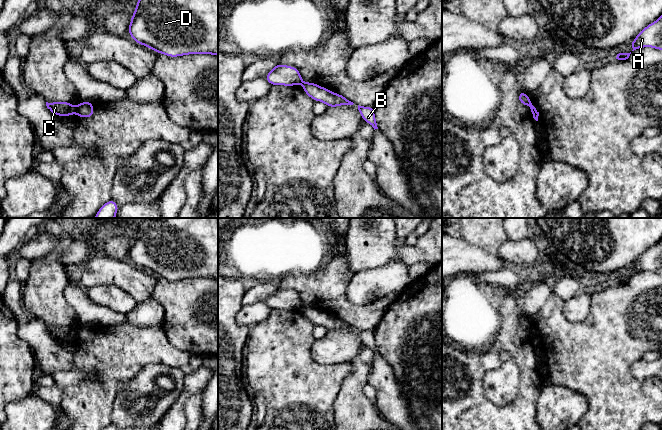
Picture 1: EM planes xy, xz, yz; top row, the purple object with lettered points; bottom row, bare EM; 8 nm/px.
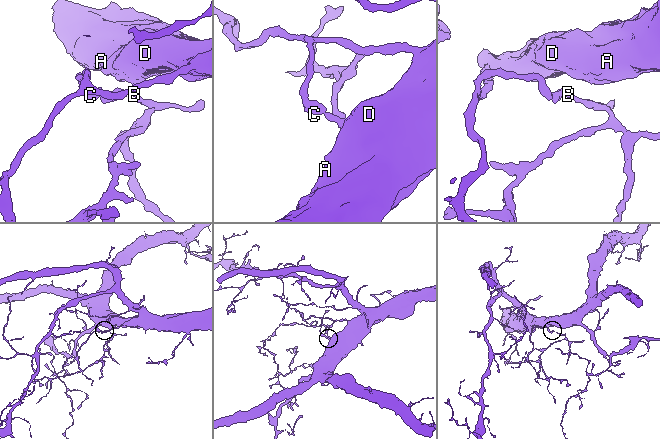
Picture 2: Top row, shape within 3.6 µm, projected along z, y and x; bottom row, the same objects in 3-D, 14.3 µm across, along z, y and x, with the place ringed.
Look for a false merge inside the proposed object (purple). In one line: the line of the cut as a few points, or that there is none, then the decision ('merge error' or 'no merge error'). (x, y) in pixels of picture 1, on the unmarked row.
cut in xy along (76, 332), (74, 335); merge error

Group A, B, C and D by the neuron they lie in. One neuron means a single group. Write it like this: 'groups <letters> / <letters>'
groups A C D / B

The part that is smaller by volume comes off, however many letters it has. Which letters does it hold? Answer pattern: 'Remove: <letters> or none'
Remove: B

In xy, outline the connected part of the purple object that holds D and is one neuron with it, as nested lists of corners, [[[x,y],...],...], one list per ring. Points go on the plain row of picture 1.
[[[142,218],[131,241],[128,257],[135,266],[169,281],[189,278],[218,280],[218,218]]]

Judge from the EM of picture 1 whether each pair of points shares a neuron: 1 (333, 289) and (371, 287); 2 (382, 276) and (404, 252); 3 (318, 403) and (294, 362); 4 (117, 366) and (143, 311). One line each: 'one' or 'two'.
1: two
2: two
3: one
4: two

